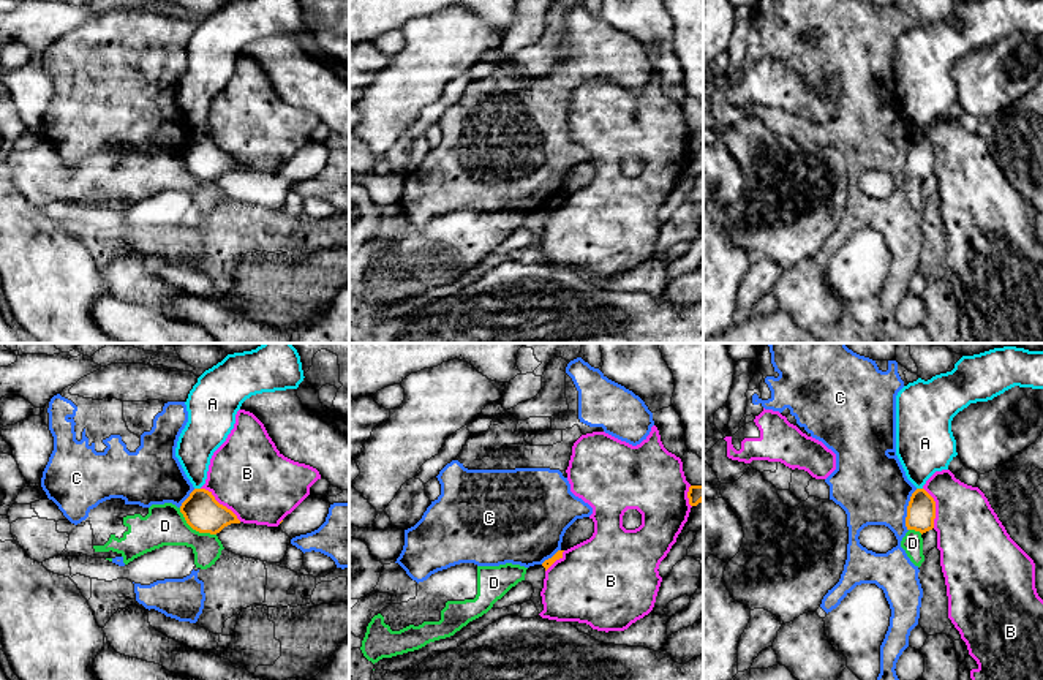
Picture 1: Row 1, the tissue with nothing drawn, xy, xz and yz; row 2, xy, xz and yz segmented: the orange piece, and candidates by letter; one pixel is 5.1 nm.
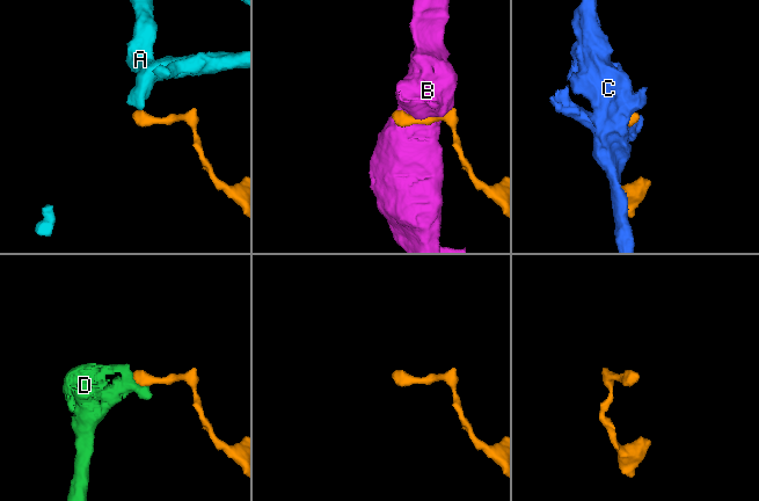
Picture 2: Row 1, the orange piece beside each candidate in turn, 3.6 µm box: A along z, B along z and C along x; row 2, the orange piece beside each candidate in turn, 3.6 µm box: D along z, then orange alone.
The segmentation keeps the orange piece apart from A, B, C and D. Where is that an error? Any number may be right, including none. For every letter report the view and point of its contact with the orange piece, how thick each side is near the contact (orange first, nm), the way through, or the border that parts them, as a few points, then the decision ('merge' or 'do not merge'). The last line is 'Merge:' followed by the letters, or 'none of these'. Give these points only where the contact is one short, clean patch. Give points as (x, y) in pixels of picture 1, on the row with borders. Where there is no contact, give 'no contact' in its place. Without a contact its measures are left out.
A: contact xy (198, 489); calibres 190 and 200 nm; border xy (195, 487), (199, 489); do not merge
B: contact xy (222, 505); calibres 190 and 400 nm; do not merge
C: contact yz (907, 510); calibres 140 and 360 nm; do not merge
D: contact xy (195, 528); calibres 190 and 200 nm; border xy (179, 508), (184, 519), (193, 528), (215, 535); do not merge
Merge: none of these

